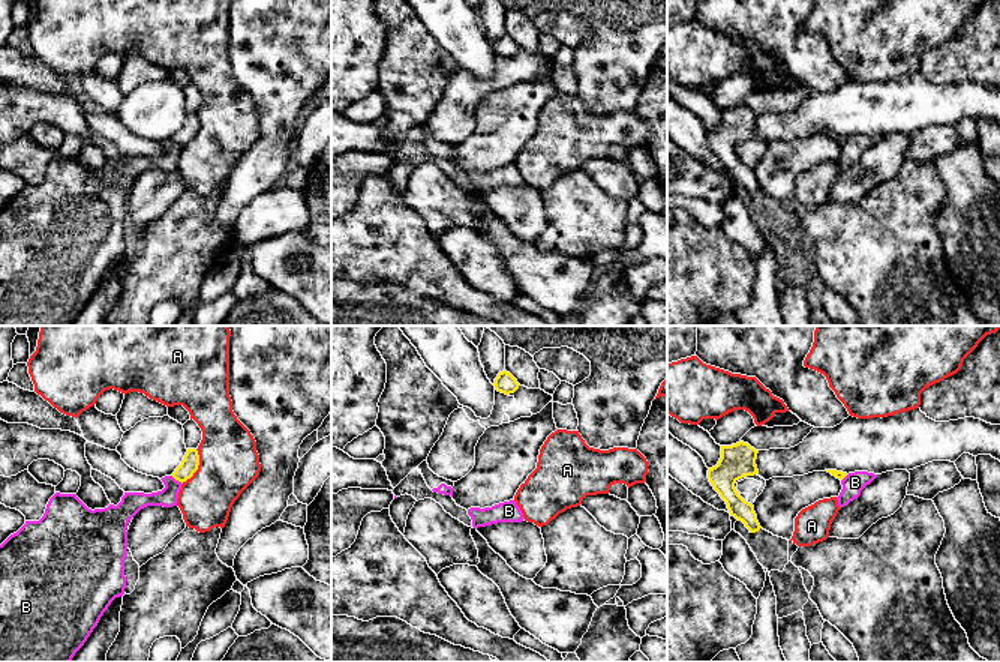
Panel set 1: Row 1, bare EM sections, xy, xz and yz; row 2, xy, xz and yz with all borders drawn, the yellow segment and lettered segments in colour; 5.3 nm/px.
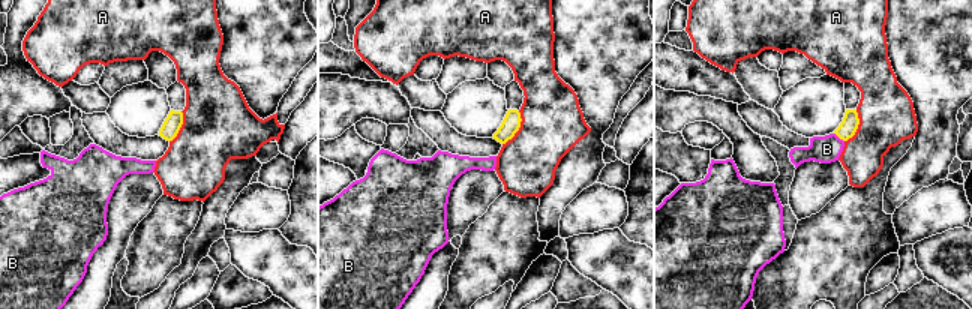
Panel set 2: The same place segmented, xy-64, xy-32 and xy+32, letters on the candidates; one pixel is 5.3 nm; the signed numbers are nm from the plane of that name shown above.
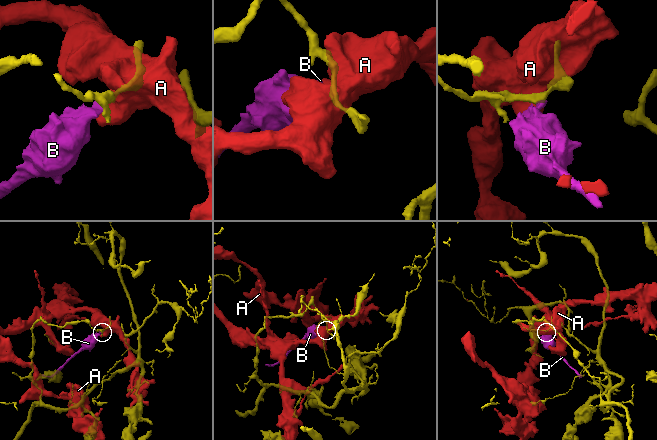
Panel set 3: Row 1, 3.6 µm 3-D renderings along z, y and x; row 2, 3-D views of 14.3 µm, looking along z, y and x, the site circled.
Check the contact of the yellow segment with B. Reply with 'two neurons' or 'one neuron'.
two neurons

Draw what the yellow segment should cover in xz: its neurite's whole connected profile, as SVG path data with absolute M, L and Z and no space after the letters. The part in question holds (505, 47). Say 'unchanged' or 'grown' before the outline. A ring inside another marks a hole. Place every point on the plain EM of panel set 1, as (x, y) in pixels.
unchanged; M504 33L495 42L493 50L498 56L510 59L510 57L514 57L519 53L520 48L517 47L517 44L510 36L507 36Z

